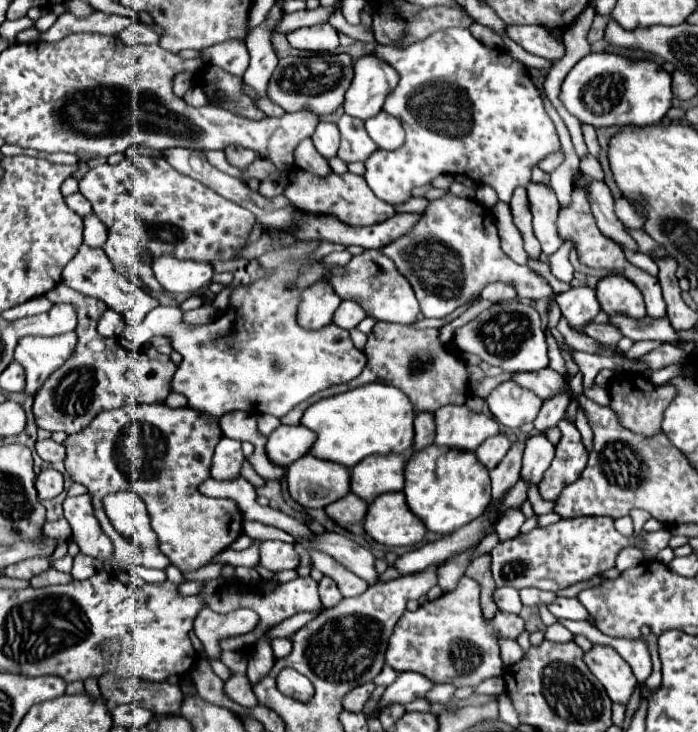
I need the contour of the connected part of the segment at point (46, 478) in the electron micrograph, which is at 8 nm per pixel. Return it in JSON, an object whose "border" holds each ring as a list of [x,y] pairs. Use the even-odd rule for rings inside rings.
{"border":[[[47,468],[37,476],[35,488],[37,488],[41,500],[55,498],[57,494],[63,492],[63,474],[57,472],[55,468]]]}

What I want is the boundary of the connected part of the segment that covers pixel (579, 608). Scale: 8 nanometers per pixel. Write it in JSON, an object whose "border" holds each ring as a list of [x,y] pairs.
{"border":[[[558,597],[547,606],[557,619],[586,620],[589,616],[586,608],[577,598]]]}

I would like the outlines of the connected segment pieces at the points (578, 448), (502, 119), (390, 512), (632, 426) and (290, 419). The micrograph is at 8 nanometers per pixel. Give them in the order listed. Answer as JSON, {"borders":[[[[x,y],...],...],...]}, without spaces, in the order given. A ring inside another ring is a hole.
{"borders":[[[[561,418],[557,426],[561,430],[561,440],[557,444],[551,466],[539,482],[539,494],[543,496],[543,500],[555,500],[561,490],[567,484],[575,482],[581,476],[581,470],[585,470],[587,466],[587,450],[575,424],[567,418]]],[[[453,28],[453,30],[441,30],[441,32],[435,32],[431,36],[427,36],[425,40],[419,40],[419,42],[413,42],[405,48],[399,48],[399,46],[377,46],[375,48],[375,54],[379,58],[385,58],[389,64],[393,64],[397,70],[399,70],[399,84],[397,88],[385,98],[385,104],[383,104],[383,110],[389,112],[391,116],[397,116],[401,122],[403,122],[403,128],[407,132],[407,138],[405,138],[405,144],[399,148],[399,150],[393,150],[393,152],[383,152],[383,150],[377,150],[373,152],[367,160],[365,160],[365,180],[369,184],[369,188],[373,190],[373,194],[377,198],[381,198],[383,202],[391,204],[391,206],[399,206],[407,200],[411,200],[411,190],[413,188],[419,188],[419,186],[425,186],[429,184],[433,178],[441,176],[441,174],[463,174],[463,176],[469,176],[473,182],[477,184],[489,184],[499,200],[503,202],[509,202],[515,188],[517,186],[527,186],[531,182],[531,170],[533,166],[539,164],[539,160],[543,160],[547,154],[553,154],[557,150],[561,150],[561,142],[559,142],[559,136],[557,136],[557,130],[555,130],[555,124],[553,120],[547,116],[545,108],[543,108],[543,102],[541,102],[541,96],[539,96],[539,90],[533,86],[533,82],[529,80],[529,74],[527,74],[527,68],[511,58],[505,50],[497,50],[497,48],[489,48],[485,46],[483,42],[475,40],[471,36],[471,32],[467,28]]],[[[403,492],[381,494],[369,504],[363,520],[365,532],[385,546],[415,546],[425,536],[425,526],[405,504]]],[[[619,374],[613,378],[611,386],[609,386],[609,394],[611,394],[611,408],[619,414],[621,424],[629,426],[629,430],[637,430],[641,434],[655,434],[657,430],[661,430],[661,418],[663,418],[663,410],[665,406],[669,406],[669,402],[675,396],[673,386],[663,384],[663,386],[655,386],[649,380],[645,380],[639,374],[633,374],[633,384],[617,384],[625,378],[625,374]]],[[[377,322],[367,338],[365,344],[365,354],[367,354],[367,366],[365,370],[351,382],[347,384],[339,384],[339,386],[331,386],[319,394],[315,394],[311,400],[301,402],[299,406],[295,406],[289,414],[285,414],[281,418],[281,424],[285,426],[297,426],[303,412],[307,410],[309,404],[339,394],[339,392],[347,392],[353,388],[359,388],[363,384],[369,382],[387,382],[395,388],[399,388],[401,392],[407,394],[407,398],[413,404],[413,412],[421,414],[421,412],[435,412],[441,406],[447,404],[465,404],[467,398],[467,370],[465,370],[465,362],[451,356],[443,344],[437,338],[437,330],[435,328],[427,328],[427,330],[415,330],[411,326],[403,326],[403,324],[391,324],[391,322]]]]}

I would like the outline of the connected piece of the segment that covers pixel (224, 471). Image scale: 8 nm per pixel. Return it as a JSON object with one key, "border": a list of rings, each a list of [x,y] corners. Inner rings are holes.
{"border":[[[223,436],[217,444],[217,448],[215,448],[211,476],[221,478],[221,480],[235,478],[239,474],[239,468],[241,468],[243,460],[245,460],[245,456],[241,452],[241,442]]]}

